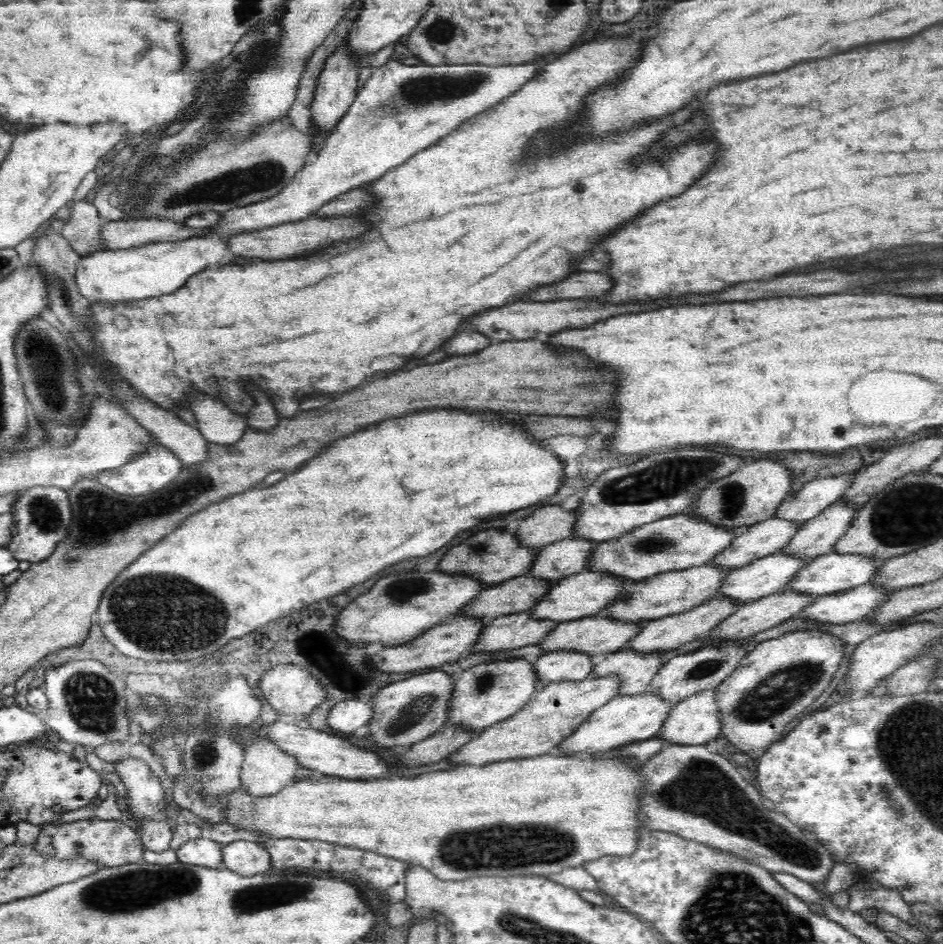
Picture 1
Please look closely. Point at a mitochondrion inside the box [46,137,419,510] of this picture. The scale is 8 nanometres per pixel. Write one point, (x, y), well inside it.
(231, 186)

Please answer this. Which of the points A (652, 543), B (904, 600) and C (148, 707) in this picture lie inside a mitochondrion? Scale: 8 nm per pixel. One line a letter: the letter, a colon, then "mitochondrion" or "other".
A: mitochondrion
B: other
C: mitochondrion

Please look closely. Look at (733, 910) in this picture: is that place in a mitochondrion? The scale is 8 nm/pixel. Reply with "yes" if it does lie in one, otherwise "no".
yes

